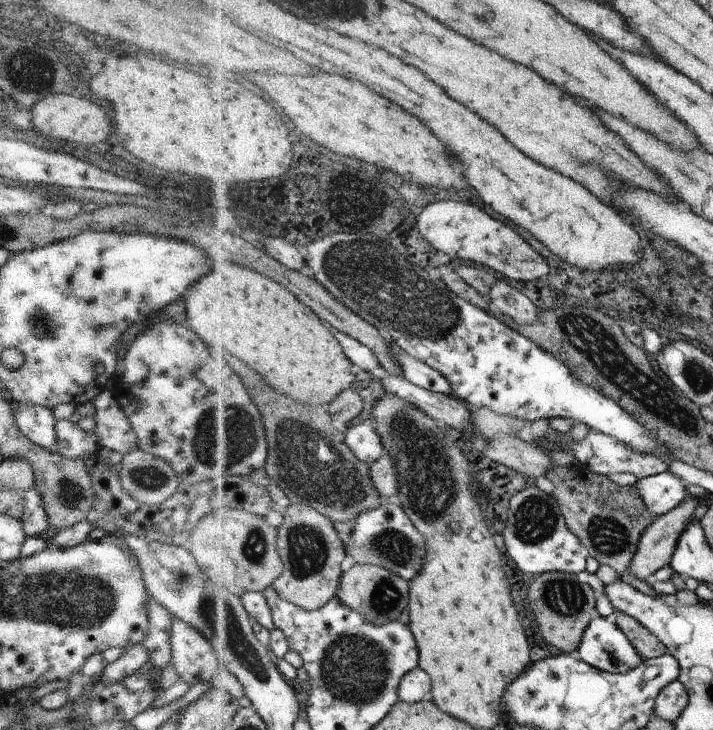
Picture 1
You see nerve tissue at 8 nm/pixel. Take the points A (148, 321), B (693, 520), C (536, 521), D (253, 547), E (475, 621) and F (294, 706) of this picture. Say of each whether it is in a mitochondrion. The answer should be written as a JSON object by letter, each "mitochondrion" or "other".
{"A":"other","B":"other","C":"mitochondrion","D":"mitochondrion","E":"other","F":"other"}

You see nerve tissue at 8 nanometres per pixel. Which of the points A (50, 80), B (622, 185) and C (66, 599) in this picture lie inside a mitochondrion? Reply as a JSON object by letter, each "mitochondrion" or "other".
{"A":"mitochondrion","B":"other","C":"mitochondrion"}

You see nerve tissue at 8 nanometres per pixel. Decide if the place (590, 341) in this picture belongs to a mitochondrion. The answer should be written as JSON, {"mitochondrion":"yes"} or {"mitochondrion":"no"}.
{"mitochondrion":"yes"}

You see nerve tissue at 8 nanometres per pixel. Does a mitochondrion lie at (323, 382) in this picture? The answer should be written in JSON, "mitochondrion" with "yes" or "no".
{"mitochondrion":"no"}

